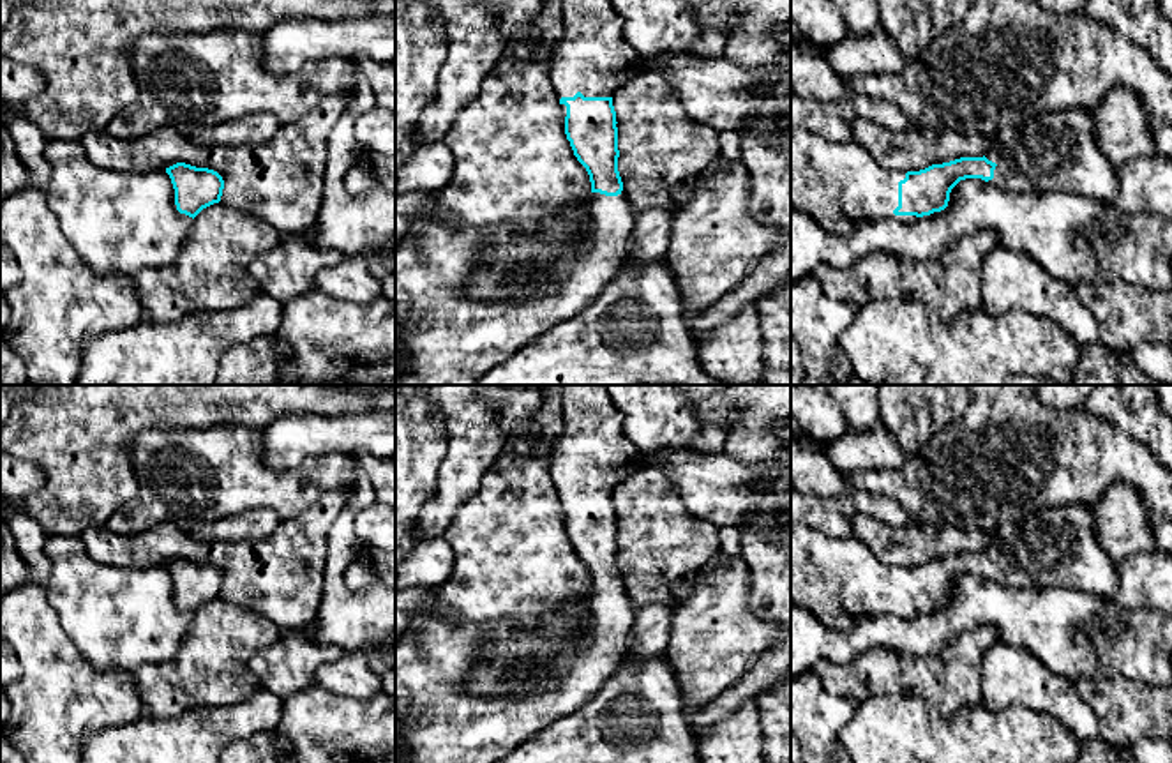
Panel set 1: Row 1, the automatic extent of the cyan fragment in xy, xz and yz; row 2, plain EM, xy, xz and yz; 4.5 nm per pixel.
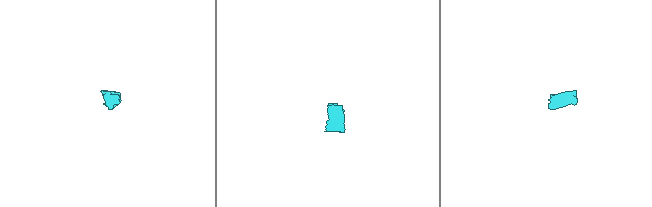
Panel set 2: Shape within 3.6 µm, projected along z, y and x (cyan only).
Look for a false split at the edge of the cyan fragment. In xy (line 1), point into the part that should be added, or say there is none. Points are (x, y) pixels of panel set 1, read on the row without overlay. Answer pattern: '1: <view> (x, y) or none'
1: none

